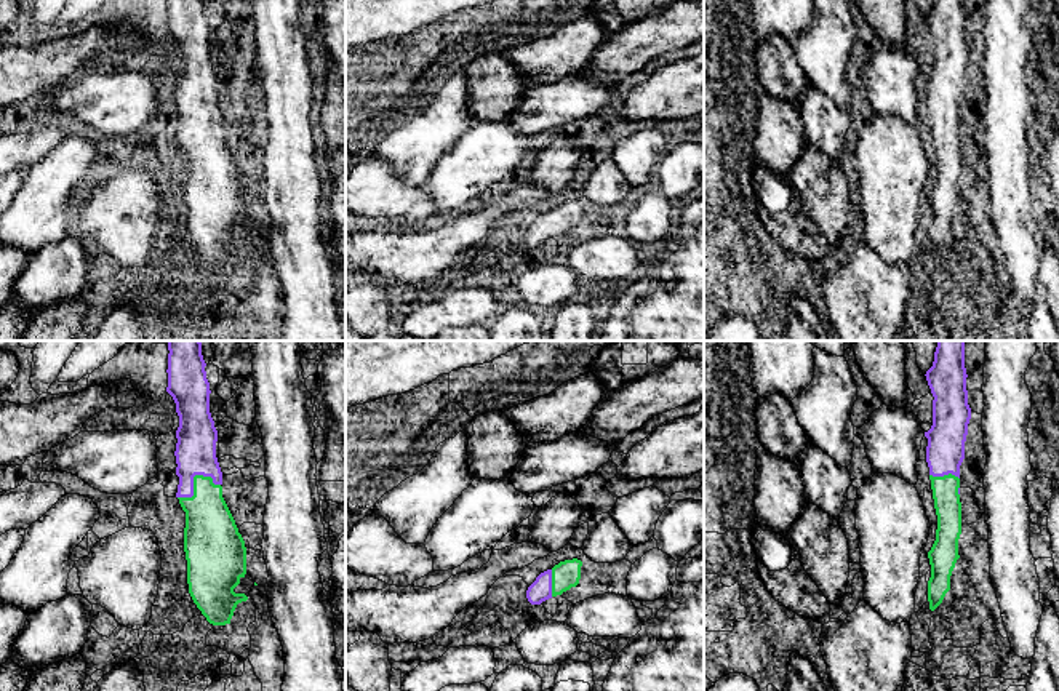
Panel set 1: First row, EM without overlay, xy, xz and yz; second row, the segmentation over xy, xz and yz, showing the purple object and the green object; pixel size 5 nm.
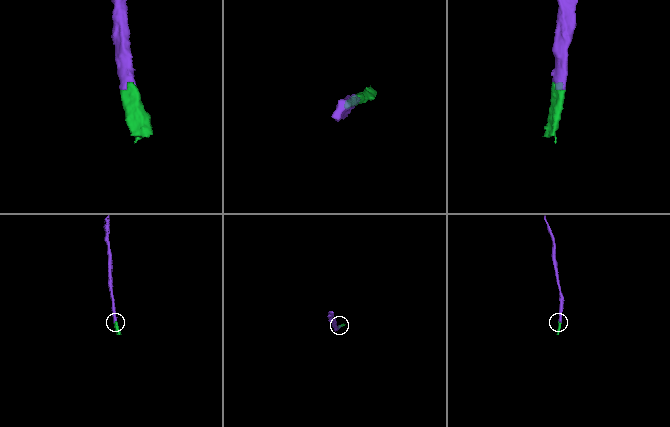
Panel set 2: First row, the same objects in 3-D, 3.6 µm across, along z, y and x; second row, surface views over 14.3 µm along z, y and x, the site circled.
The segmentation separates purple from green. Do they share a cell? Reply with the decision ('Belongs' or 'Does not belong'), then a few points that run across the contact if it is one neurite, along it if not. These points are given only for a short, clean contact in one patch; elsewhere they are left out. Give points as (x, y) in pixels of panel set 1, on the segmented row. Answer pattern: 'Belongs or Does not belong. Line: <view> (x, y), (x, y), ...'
Belongs. Line: xy (195, 450), (192, 480), (199, 487), (210, 527)

